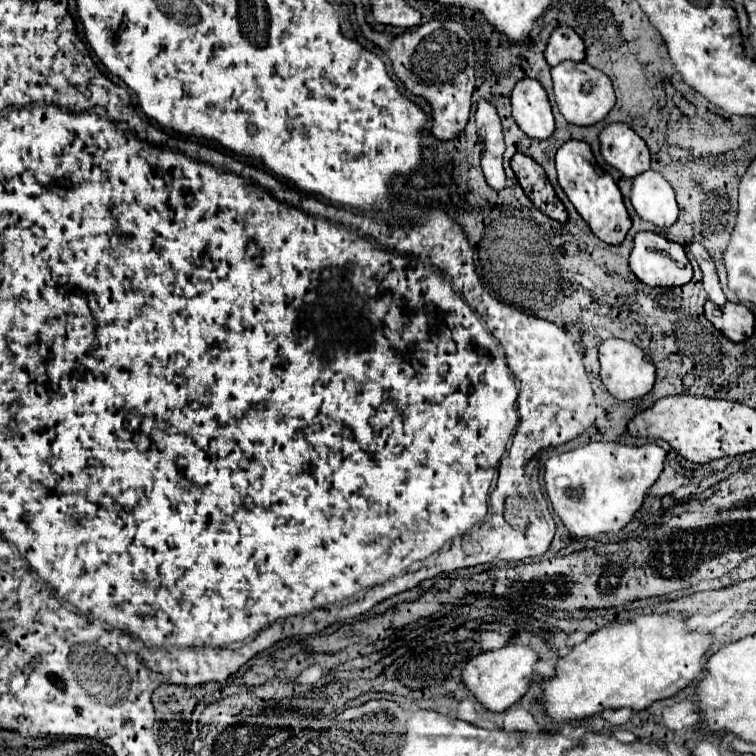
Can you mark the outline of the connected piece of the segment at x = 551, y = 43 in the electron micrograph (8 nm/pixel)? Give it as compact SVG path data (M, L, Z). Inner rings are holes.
M558 26L548 38L544 58L550 66L556 66L564 60L584 60L584 42L572 28Z

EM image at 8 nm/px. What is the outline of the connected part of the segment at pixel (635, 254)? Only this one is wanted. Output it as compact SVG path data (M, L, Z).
M638 232L634 236L634 248L630 252L630 270L636 274L638 280L650 286L682 286L692 278L692 266L686 258L684 248L656 232Z

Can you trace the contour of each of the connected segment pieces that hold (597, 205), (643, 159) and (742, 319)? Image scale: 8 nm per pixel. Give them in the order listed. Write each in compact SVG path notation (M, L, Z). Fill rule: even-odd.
M568 140L566 144L562 144L556 152L556 170L562 190L566 192L578 214L584 218L584 222L592 228L592 232L606 244L620 244L632 222L622 202L620 188L616 186L614 178L598 166L590 146L582 140Z
M608 124L600 132L602 158L624 176L638 176L650 168L646 142L628 124Z
M714 302L704 304L706 318L732 342L744 342L754 332L754 314L744 304L726 302L722 306L714 306Z

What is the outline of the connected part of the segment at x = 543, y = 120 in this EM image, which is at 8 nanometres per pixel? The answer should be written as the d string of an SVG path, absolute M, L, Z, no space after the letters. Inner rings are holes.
M534 78L520 80L512 90L512 116L530 138L548 138L554 132L550 100L542 84Z

